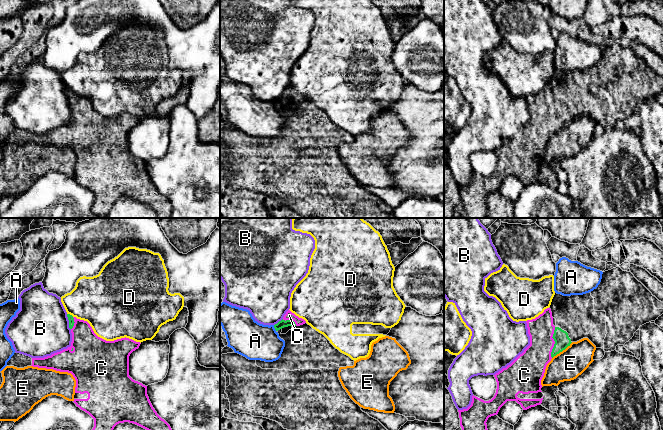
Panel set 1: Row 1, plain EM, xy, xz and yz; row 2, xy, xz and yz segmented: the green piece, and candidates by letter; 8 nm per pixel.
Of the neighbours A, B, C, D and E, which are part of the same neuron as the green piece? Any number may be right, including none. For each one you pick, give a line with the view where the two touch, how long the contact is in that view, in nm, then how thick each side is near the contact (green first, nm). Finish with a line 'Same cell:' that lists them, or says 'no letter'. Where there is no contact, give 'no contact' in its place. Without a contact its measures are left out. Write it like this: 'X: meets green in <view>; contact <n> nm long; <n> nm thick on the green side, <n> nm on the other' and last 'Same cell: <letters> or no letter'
C: meets green in yz; contact 260 nm long; 120 nm thick on the green side, 220 nm on the other
Same cell: C

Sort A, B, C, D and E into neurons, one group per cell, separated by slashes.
A / B / C / D / E

